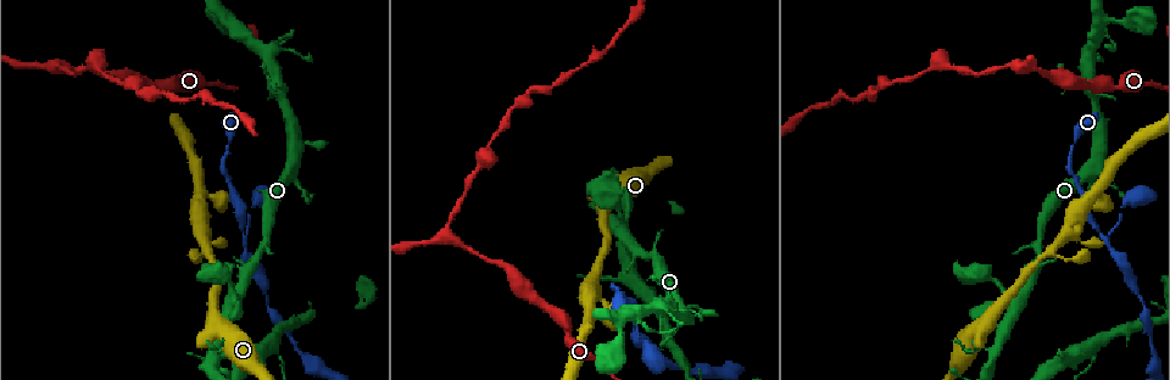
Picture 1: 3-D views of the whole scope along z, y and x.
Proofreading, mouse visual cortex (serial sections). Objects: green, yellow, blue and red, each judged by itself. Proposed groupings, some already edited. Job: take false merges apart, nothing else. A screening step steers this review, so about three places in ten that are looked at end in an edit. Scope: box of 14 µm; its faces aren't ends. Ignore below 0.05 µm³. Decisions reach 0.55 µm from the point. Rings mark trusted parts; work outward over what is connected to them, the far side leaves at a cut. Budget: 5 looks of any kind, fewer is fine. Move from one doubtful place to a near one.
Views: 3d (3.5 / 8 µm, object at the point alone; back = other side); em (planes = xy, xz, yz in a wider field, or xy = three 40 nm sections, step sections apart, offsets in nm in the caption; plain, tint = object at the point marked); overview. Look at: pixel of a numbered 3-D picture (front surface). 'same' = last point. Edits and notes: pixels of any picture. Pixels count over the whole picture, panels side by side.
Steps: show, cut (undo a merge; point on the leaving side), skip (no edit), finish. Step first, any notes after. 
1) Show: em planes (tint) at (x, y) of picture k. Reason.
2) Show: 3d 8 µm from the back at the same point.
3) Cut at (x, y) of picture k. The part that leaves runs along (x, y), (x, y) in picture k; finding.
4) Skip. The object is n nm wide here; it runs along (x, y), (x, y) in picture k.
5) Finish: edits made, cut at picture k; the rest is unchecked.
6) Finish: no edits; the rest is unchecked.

Show: 3d 3.5 µm at (1105, 240) of picture 1. Three arms meet.

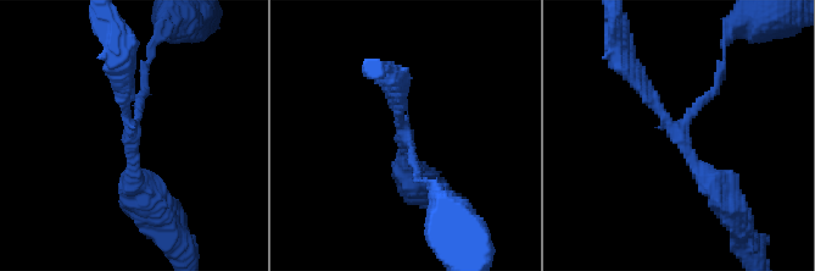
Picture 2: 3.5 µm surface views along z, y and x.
Show: em xy step 3 (tint) at (676, 130) of picture 2. Shape alone is not enough.

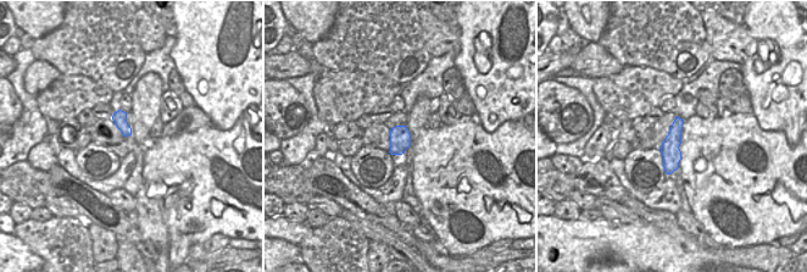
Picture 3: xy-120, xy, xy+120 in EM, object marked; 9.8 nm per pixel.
Skip. The arms are 100, 250, 300 nm wide; continuous, no second cell.

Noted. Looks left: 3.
Show: 3d 3.5 µm at (449, 237) of picture 1. Sharp bend.

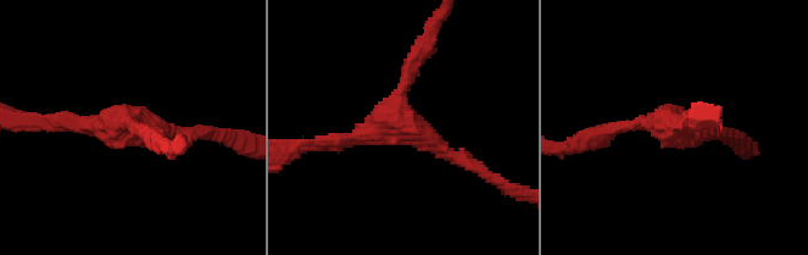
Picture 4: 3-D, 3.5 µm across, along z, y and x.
Show: em xy step 5 (tint) at (674, 125) of picture 4. 3 arms meet here; the arms are 150, 200, 200 nm wide.

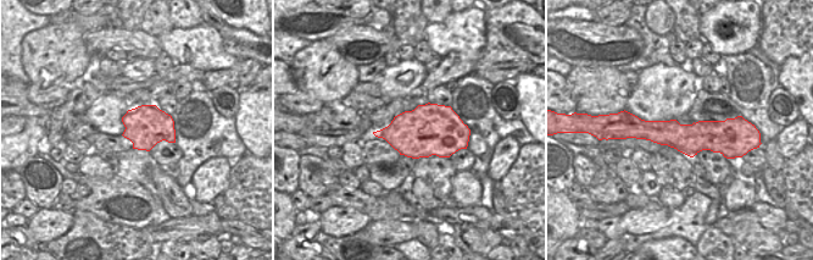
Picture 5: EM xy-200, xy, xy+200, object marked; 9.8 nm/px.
Skip. The object is 500 nm wide here; it runs along (634, 123), (675, 136), (731, 136) in picture 5; one cell here.

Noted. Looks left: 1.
Finish: no edits; the rest is unchecked.

